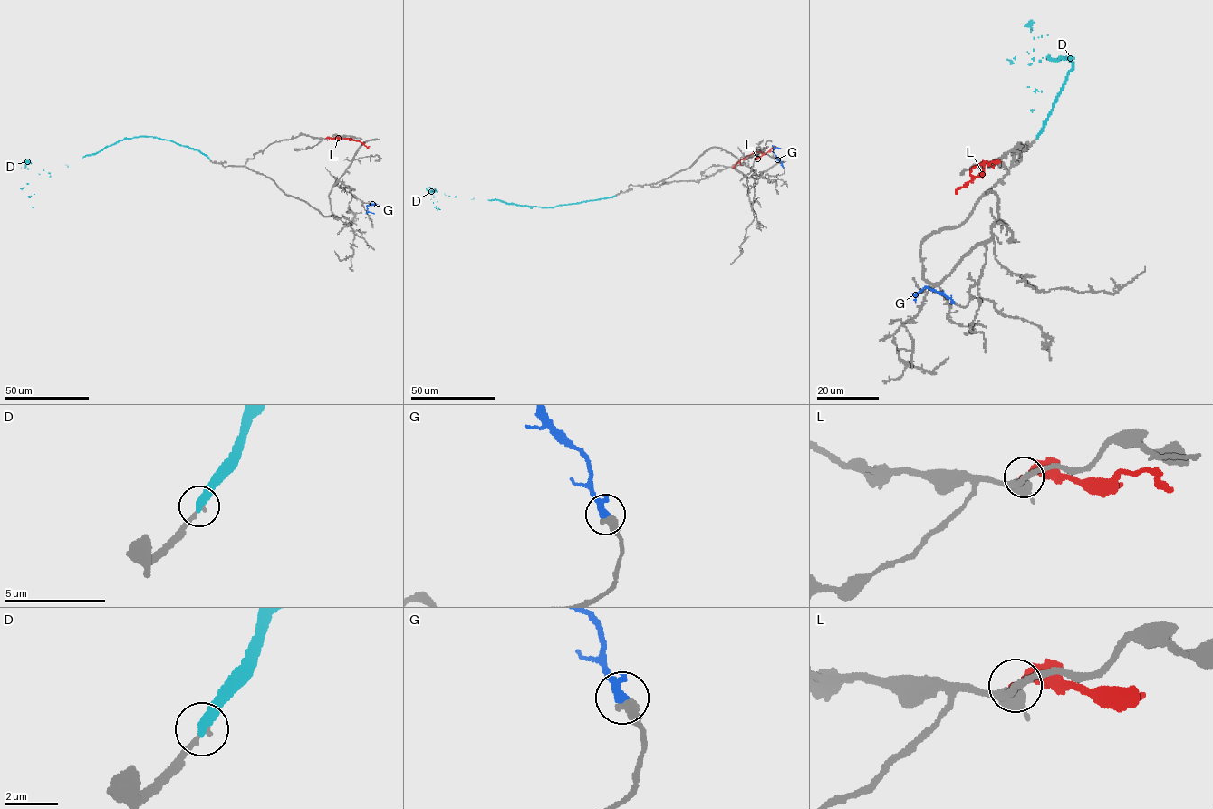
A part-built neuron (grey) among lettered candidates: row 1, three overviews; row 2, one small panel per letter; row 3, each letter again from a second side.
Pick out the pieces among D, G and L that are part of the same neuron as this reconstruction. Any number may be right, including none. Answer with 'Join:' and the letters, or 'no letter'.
Join: G

